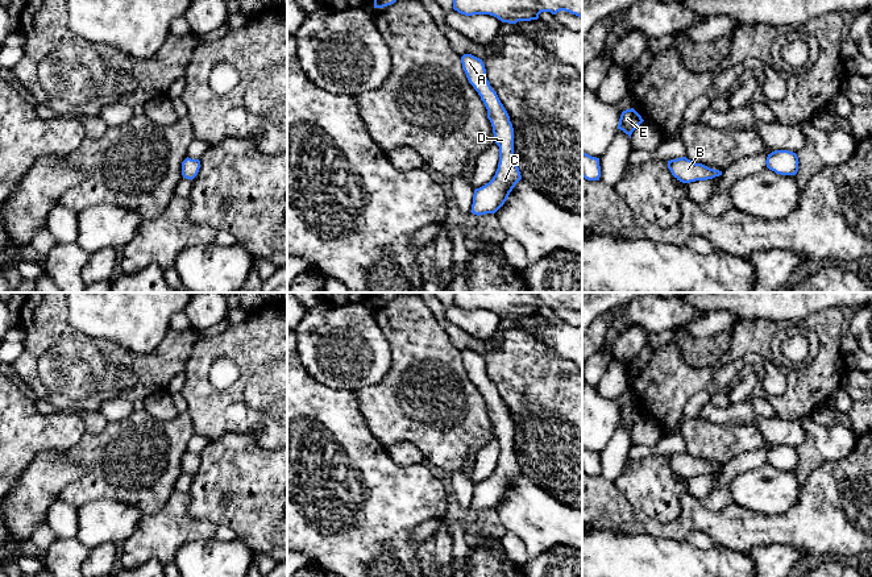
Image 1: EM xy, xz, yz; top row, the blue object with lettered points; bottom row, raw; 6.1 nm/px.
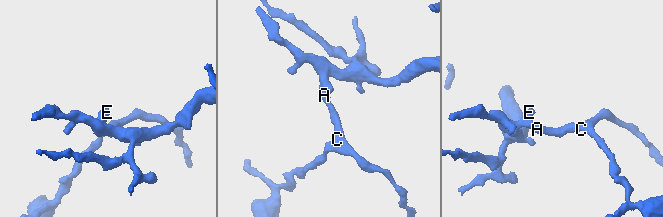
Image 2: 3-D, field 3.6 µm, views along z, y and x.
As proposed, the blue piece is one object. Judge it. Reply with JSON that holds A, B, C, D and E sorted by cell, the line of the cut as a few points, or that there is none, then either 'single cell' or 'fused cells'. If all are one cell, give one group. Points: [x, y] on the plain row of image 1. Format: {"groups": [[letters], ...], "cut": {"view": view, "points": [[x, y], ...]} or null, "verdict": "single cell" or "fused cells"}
{"groups": [["A", "B", "C", "D", "E"]], "cut": null, "verdict": "single cell"}

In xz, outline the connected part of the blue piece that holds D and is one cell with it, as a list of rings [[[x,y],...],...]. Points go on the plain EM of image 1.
[[[464,349],[461,358],[469,378],[478,387],[487,404],[495,439],[499,441],[499,458],[495,470],[489,478],[474,485],[470,507],[477,511],[495,508],[522,474],[514,449],[514,423],[507,406],[486,373],[482,354]]]

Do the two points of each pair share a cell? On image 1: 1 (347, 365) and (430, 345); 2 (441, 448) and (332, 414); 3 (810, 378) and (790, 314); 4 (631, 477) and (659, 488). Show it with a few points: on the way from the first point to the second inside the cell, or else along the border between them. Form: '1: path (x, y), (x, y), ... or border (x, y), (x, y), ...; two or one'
1: border (378, 326), (390, 352), (390, 368), (378, 384); two
2: border (356, 397), (360, 412), (369, 431), (386, 449); two
3: border (830, 308), (812, 314), (802, 323); two
4: path (638, 481), (652, 486); one

